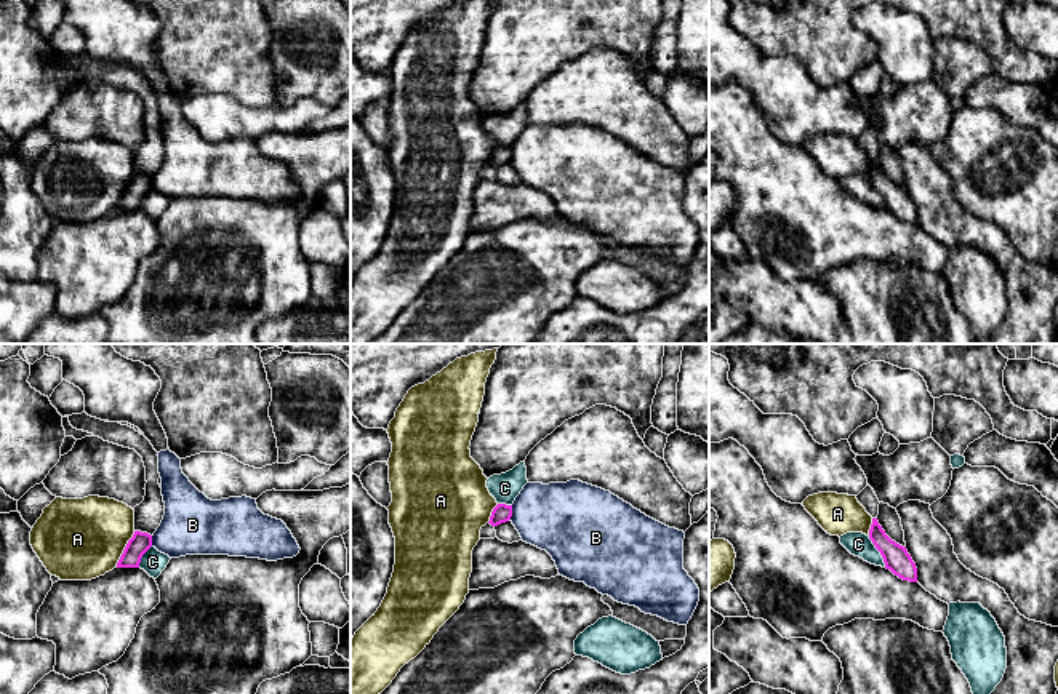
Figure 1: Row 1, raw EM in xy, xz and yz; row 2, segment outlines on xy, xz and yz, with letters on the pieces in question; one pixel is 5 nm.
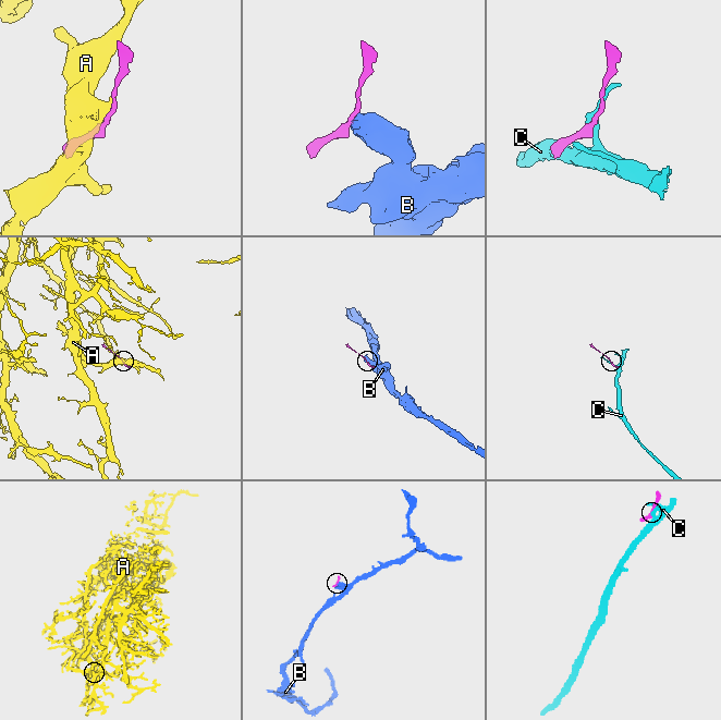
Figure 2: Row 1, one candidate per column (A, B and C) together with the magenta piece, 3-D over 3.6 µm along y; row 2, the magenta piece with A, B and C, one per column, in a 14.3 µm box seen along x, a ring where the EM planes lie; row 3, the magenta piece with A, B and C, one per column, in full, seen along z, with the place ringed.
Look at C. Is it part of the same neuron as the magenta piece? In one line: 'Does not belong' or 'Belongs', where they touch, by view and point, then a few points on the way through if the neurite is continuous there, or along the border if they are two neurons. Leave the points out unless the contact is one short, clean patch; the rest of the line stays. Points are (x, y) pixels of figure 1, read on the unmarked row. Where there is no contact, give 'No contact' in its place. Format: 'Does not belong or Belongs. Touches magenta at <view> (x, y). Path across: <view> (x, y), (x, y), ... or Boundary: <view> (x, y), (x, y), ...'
Does not belong. Touches magenta at yz (879, 192). Boundary: yz (868, 178), (885, 208)

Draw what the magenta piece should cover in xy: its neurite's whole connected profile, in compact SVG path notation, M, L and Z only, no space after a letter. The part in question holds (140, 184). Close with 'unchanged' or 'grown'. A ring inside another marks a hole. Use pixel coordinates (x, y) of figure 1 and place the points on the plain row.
M134 173L128 182L117 209L139 209L142 197L152 189L152 177L147 174Z | unchanged

